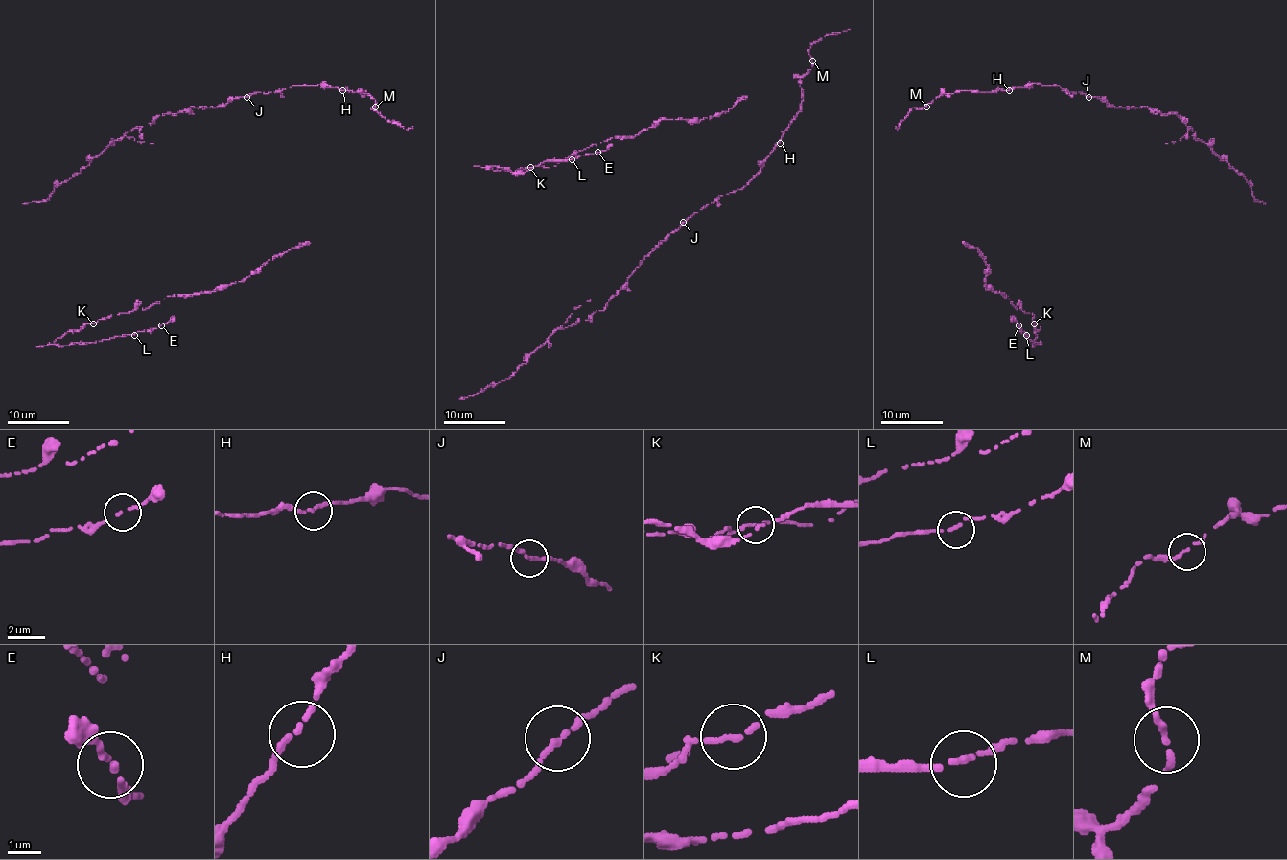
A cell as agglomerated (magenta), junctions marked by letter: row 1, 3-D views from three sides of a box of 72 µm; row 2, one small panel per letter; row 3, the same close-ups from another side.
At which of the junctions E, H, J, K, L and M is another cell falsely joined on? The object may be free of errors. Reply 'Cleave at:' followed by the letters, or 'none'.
Cleave at: none

